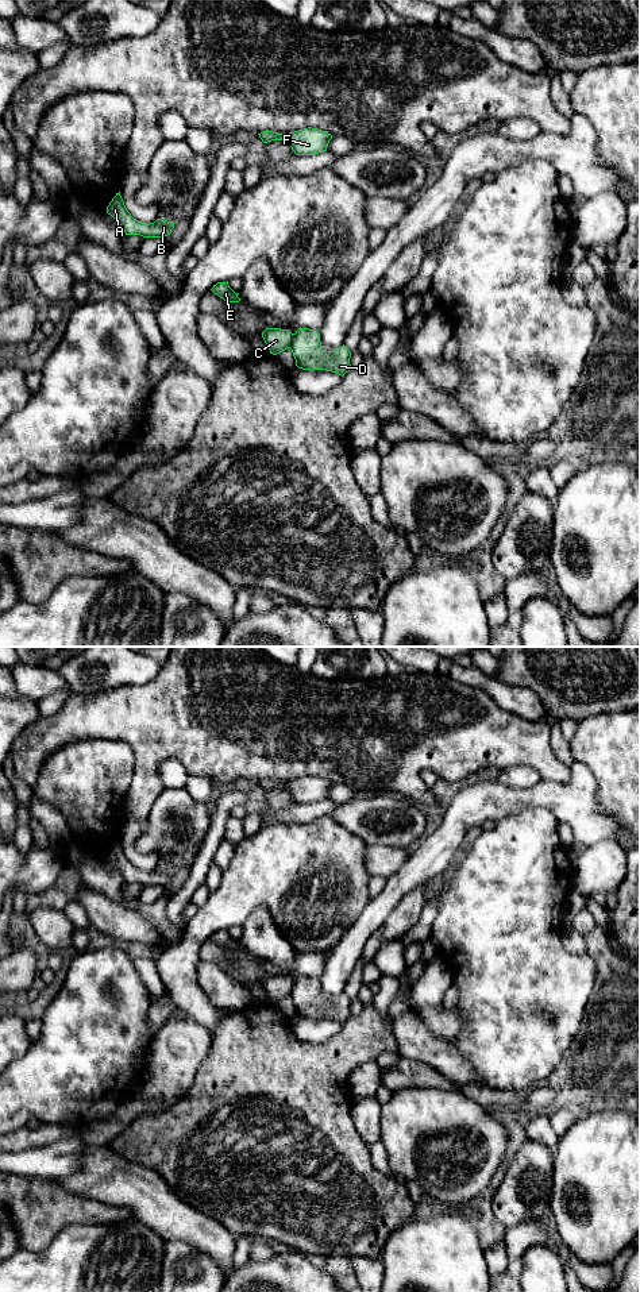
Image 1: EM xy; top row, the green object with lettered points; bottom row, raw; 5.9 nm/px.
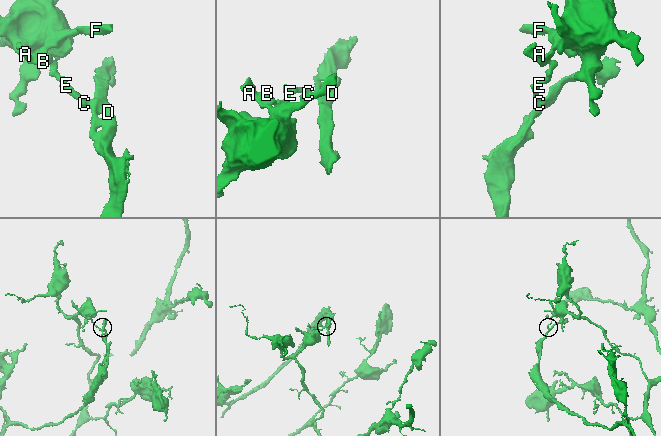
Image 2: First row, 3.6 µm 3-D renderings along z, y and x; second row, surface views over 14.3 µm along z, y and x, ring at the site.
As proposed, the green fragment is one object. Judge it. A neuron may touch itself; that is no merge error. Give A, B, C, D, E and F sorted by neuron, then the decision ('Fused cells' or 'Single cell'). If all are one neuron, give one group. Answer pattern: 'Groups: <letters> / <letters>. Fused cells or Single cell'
Groups: A B C E F / D. Fused cells

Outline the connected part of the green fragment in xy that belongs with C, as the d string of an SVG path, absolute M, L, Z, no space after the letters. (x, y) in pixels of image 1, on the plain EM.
M266 976L262 980L262 986L273 1003L290 996L293 984L294 981L281 976Z

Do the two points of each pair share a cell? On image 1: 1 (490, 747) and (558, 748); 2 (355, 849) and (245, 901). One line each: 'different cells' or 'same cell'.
1: different cells
2: same cell

